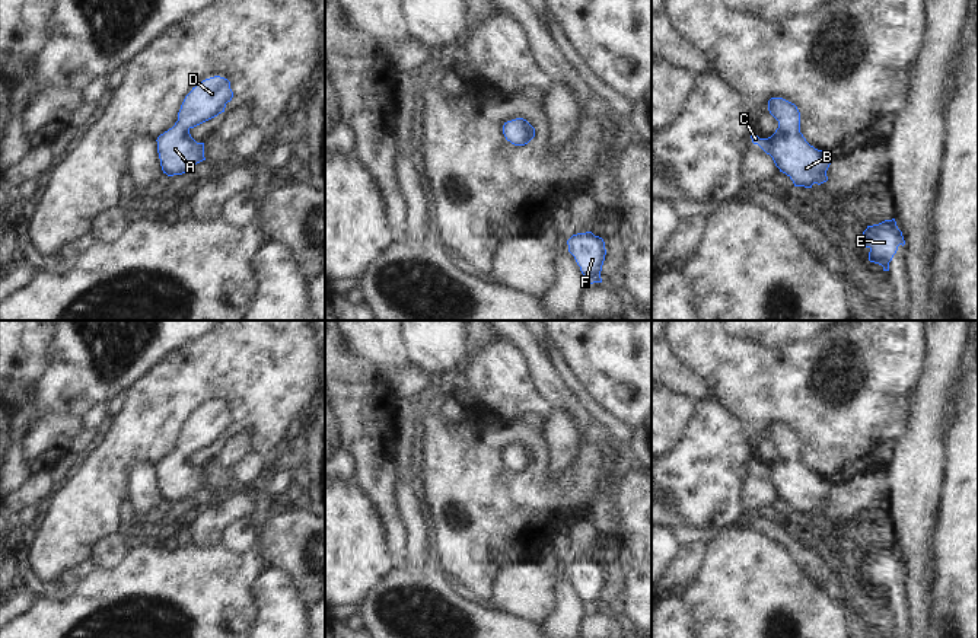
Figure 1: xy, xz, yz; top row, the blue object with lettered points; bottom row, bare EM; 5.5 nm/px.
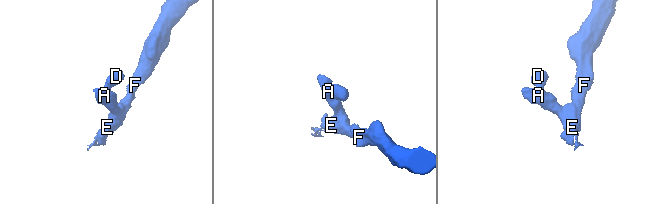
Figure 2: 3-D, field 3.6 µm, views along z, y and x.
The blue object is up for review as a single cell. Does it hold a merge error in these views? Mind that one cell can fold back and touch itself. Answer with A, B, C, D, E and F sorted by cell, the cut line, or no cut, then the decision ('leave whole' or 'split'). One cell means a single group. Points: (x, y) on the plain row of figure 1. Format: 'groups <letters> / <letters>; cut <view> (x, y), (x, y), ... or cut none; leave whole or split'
groups A B C D E F; cut none; leave whole

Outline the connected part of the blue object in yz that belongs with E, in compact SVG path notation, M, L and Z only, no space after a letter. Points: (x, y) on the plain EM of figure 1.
M895 545L885 546L879 551L867 552L860 562L863 574L869 574L869 587L889 597L889 588L898 577L899 571L905 571L902 558L898 555Z

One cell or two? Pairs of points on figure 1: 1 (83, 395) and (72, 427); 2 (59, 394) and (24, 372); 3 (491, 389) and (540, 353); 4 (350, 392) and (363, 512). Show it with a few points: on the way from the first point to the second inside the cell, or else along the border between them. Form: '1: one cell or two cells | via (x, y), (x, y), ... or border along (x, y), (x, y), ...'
1: two cells | border along (42, 407), (73, 414), (79, 418)
2: two cells | border along (51, 348), (50, 367), (38, 382)
3: two cells | border along (503, 338), (513, 343), (528, 359), (541, 392)
4: two cells | border along (354, 478), (381, 512)

